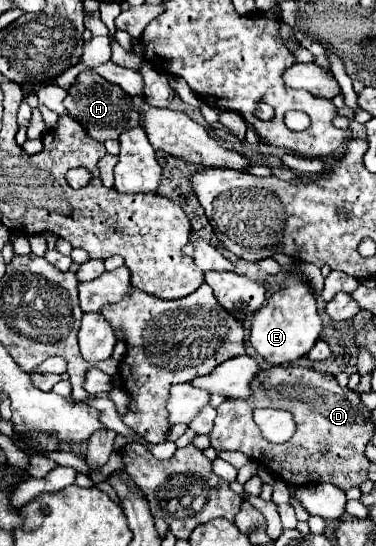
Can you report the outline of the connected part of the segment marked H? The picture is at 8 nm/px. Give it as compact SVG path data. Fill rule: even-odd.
M82 71L76 77L76 83L70 85L68 95L64 99L64 107L68 113L72 113L72 117L76 117L76 121L80 121L80 125L84 125L88 137L104 143L108 139L118 139L120 133L136 127L140 117L136 117L136 113L132 113L132 109L124 109L124 97L128 97L128 95L124 93L124 89L120 85L110 83L104 77L100 77L100 81L104 81L104 85L100 85L98 77L100 77L98 73Z

